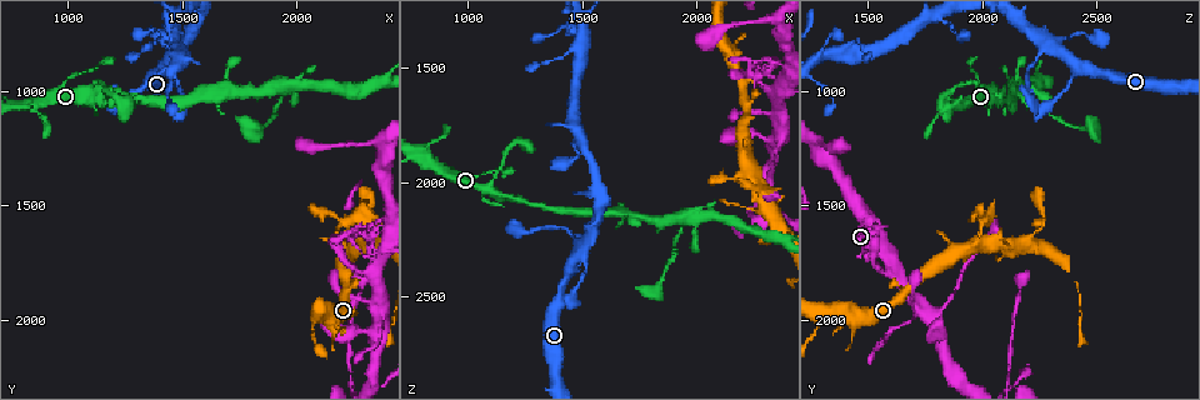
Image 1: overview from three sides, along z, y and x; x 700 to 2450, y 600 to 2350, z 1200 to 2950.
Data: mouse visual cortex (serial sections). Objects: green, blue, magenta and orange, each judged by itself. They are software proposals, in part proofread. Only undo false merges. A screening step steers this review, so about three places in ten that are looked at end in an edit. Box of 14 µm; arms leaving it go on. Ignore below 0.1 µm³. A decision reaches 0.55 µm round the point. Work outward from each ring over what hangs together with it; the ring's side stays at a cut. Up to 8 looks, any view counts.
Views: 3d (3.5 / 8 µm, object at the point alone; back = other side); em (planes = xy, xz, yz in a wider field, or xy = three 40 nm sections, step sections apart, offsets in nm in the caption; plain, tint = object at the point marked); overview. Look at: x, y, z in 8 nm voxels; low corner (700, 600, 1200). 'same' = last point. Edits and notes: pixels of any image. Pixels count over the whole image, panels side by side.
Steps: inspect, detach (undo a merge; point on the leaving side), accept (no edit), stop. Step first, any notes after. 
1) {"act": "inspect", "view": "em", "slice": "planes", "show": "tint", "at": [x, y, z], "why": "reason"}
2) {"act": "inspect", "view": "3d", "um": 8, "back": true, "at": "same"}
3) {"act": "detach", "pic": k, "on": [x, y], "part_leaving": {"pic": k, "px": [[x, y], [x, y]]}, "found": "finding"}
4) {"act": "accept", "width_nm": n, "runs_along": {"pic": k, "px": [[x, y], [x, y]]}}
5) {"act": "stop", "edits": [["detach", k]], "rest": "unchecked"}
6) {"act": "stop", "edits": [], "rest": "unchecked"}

{"act": "inspect", "view": "3d", "um": 3.5, "at": [2240, 1570, 2020], "why": "sharp bend"}

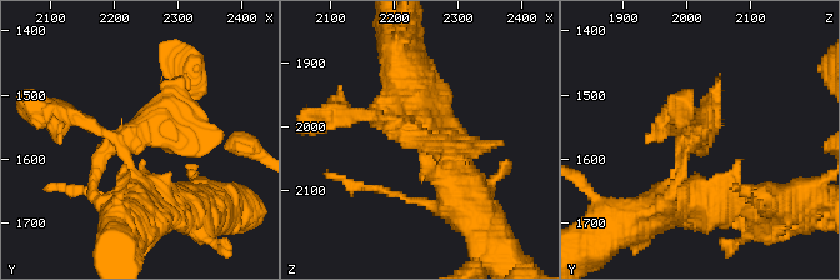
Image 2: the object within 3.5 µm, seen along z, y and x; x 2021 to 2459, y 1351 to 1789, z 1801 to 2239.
{"act": "inspect", "view": "em", "slice": "xy", "step": 1, "show": "tint", "at": [2235, 1565, 2015], "why": "now the EM"}

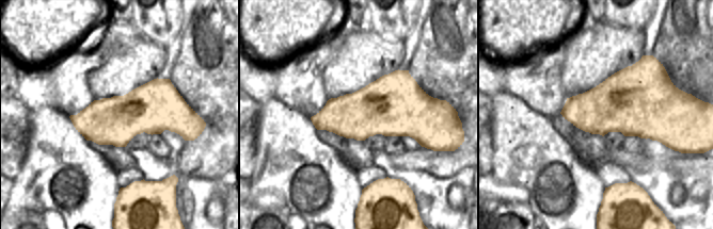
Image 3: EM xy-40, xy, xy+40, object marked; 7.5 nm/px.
{"act": "accept", "found": "one cell here"}

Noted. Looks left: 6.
{"act": "inspect", "view": "3d", "um": 8, "at": [2320, 1580, 2260], "why": "a narrow waist"}

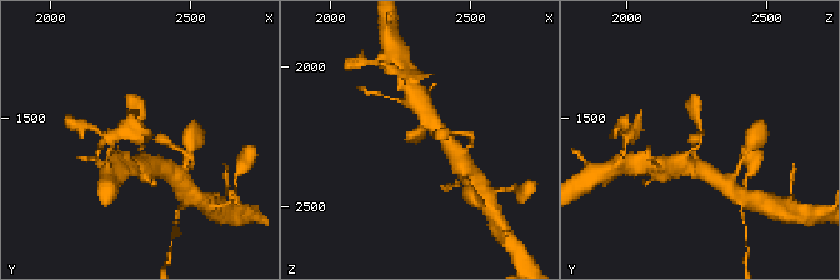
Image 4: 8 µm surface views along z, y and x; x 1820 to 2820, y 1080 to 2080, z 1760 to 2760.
{"act": "inspect", "view": "3d", "um": 3.5, "back": true, "at": [2320, 1600, 2260]}

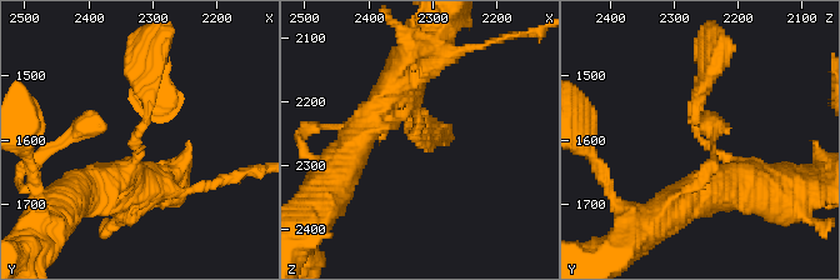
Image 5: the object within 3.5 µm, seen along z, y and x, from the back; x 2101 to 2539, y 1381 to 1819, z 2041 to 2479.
{"act": "accept", "runs_along": {"pic": 5, "px": [[755, 178], [695, 131], [714, 54]]}, "found": "continuous, no second cell"}

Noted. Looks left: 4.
{"act": "inspect", "view": "3d", "um": 3.5, "at": [1950, 980, 2140], "why": "two arms in line, one across"}

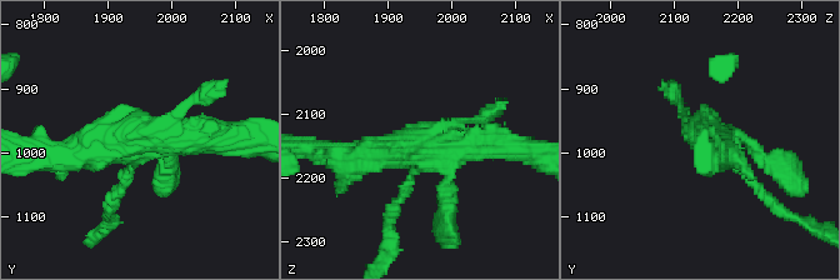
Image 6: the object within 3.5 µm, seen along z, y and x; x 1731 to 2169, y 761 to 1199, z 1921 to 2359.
{"act": "inspect", "view": "em", "slice": "xy", "step": 5, "show": "tint", "at": [1940, 970, 2155]}

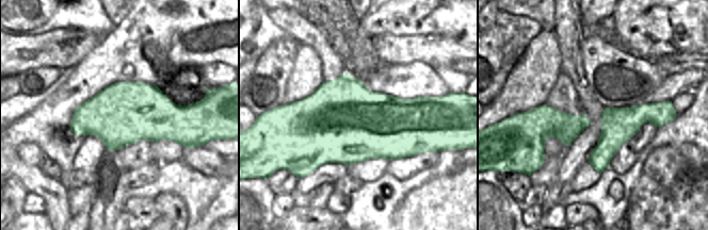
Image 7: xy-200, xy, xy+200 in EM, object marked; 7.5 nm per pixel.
{"act": "accept", "width_nm": 600, "runs_along": {"pic": 6, "px": [[51, 155], [105, 136], [221, 136]]}, "found": "continuous, no second cell"}

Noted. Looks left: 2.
{"act": "inspect", "view": "em", "slice": "xy", "step": 2, "show": "tint", "at": [1450, 870, 2240], "why": "sudden change in width"}

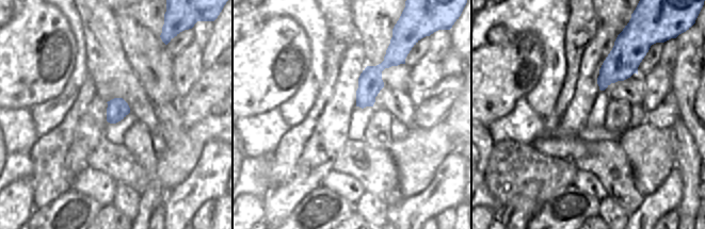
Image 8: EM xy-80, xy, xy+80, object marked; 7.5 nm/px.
{"act": "inspect", "view": "3d", "um": 3.5, "at": "same", "why": "see where the arms go"}

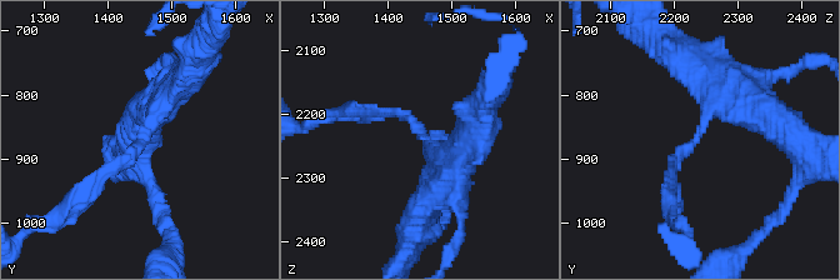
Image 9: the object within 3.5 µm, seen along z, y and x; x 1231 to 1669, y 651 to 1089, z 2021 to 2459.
{"act": "accept", "arm_widths_nm": [150, 450], "runs_along": {"pic": 9, "px": [[153, 106], [141, 141], [91, 188]]}, "found": "one cell here"}

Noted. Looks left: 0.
{"act": "stop", "edits": [], "rest": "unchecked"}

